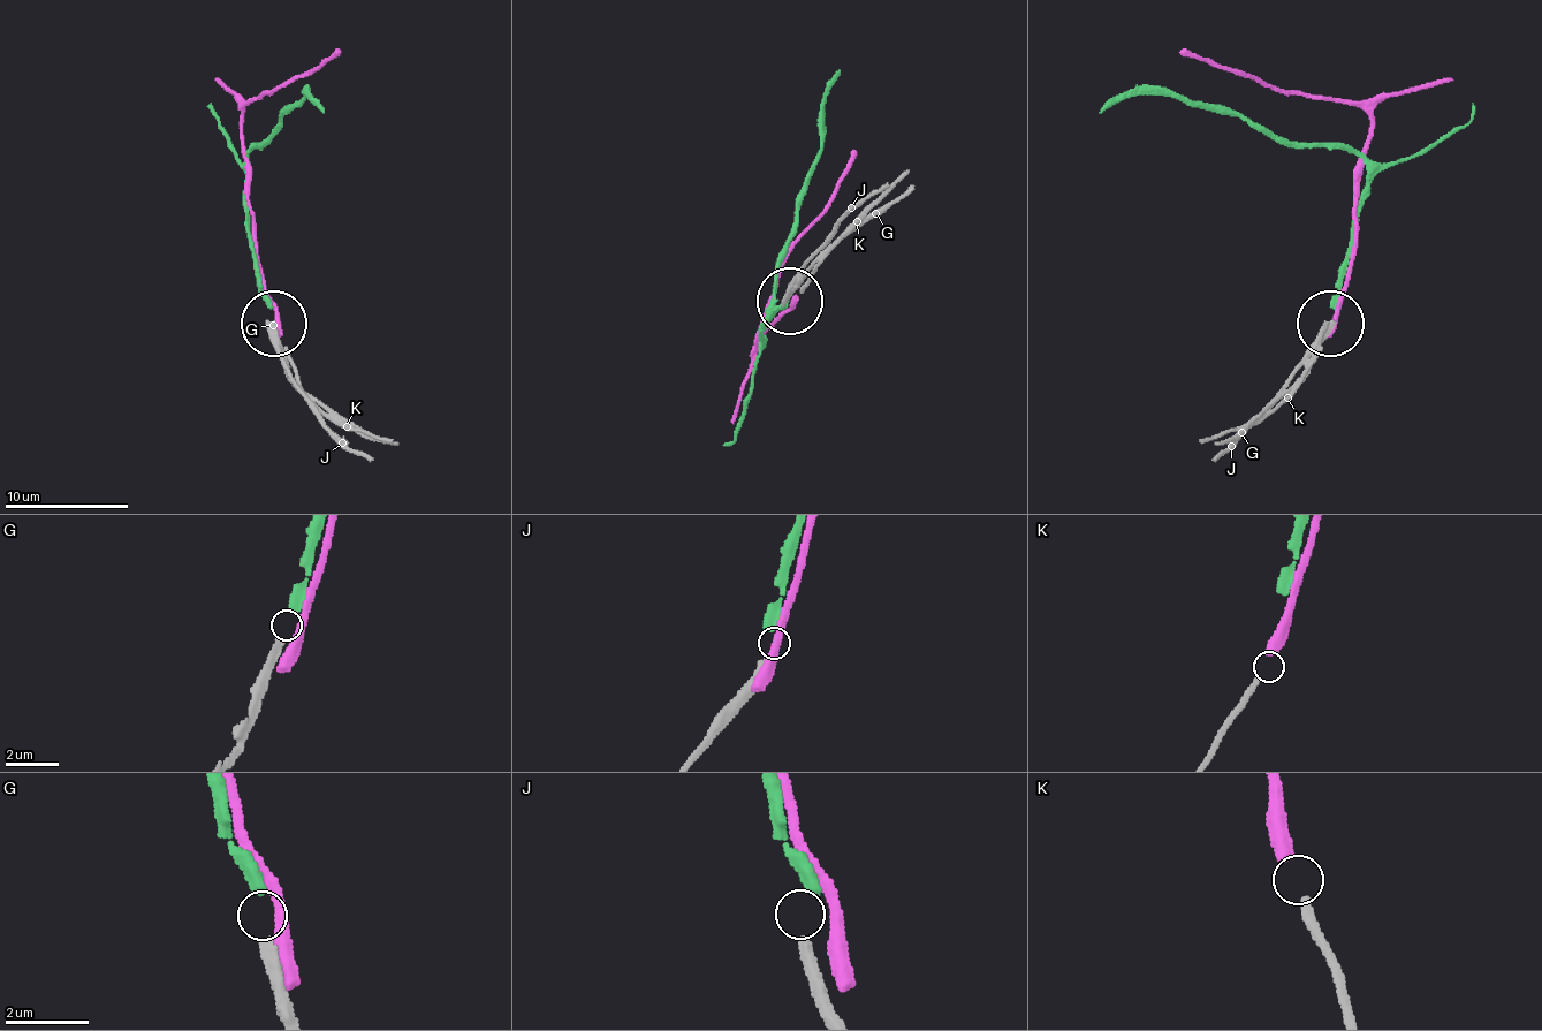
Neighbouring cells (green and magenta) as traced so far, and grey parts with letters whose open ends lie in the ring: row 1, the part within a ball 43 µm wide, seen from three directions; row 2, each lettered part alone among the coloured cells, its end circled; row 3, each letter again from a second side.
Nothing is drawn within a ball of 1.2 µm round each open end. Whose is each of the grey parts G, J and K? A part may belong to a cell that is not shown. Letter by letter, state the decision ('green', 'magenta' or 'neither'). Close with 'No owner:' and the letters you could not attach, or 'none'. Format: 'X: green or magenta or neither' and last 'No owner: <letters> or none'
G: green
J: neither
K: magenta
No owner: J

